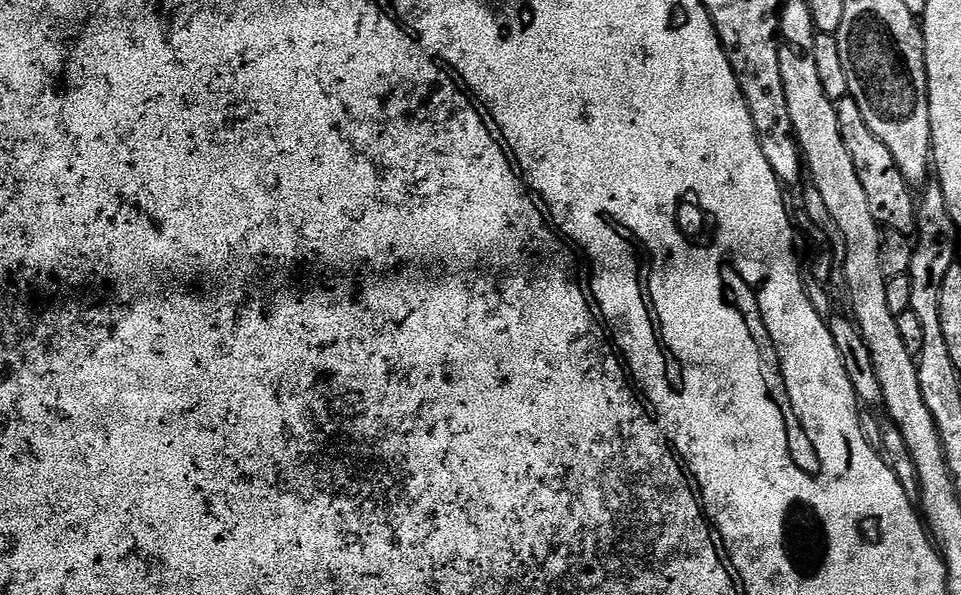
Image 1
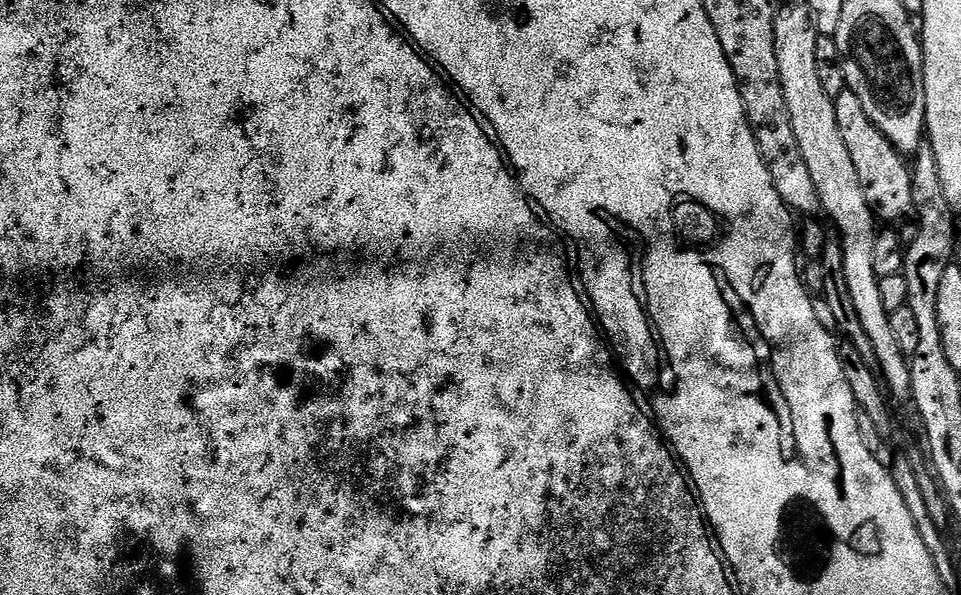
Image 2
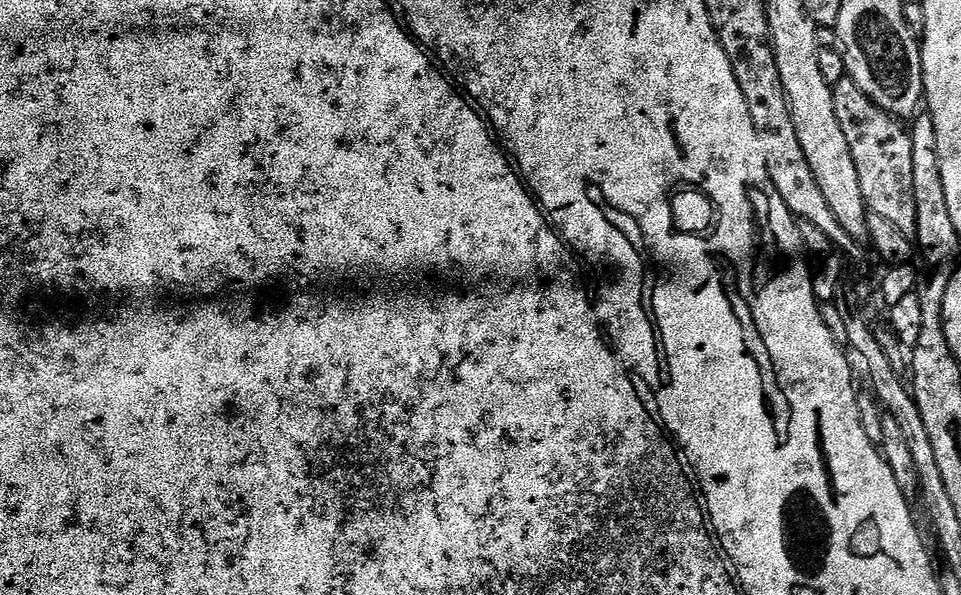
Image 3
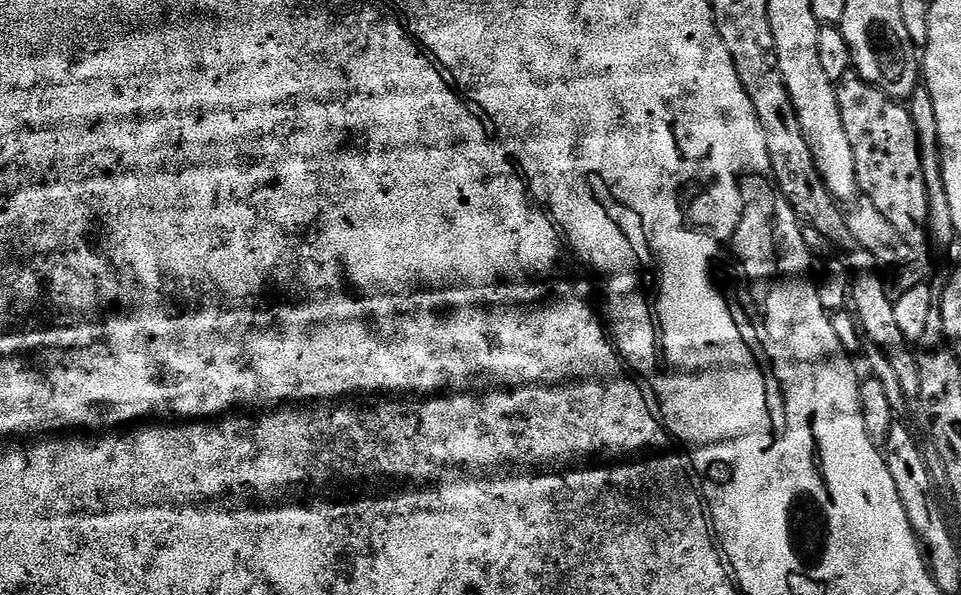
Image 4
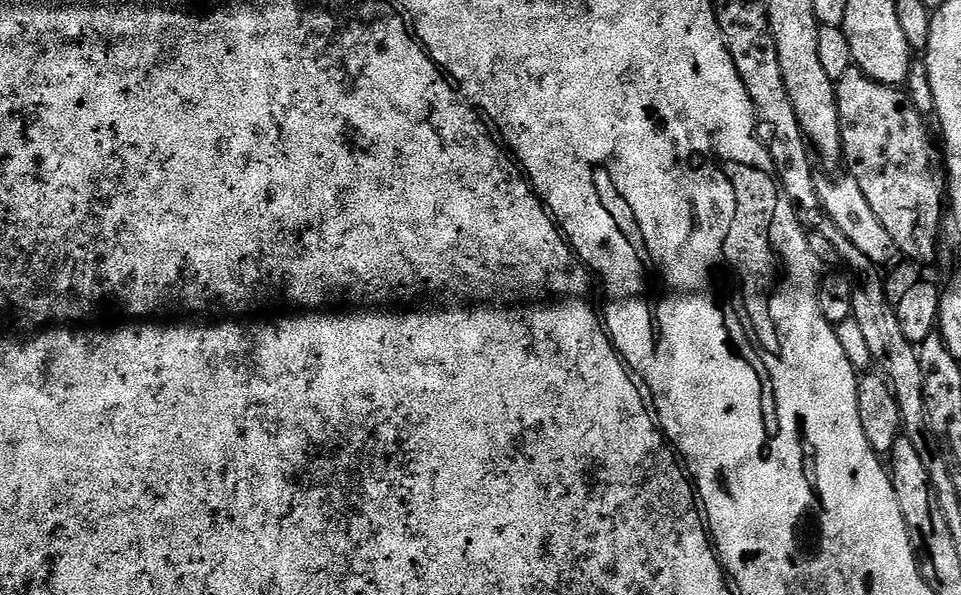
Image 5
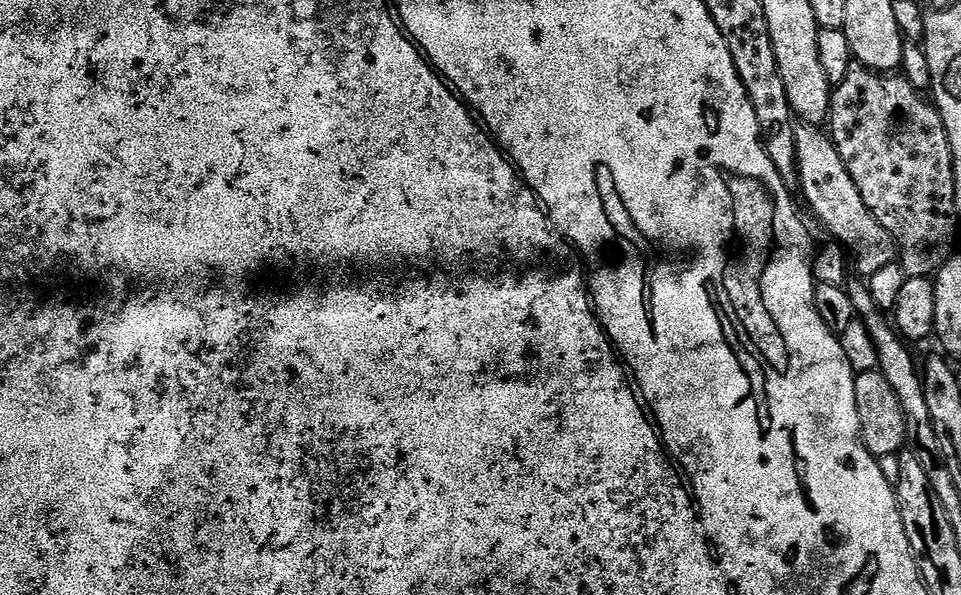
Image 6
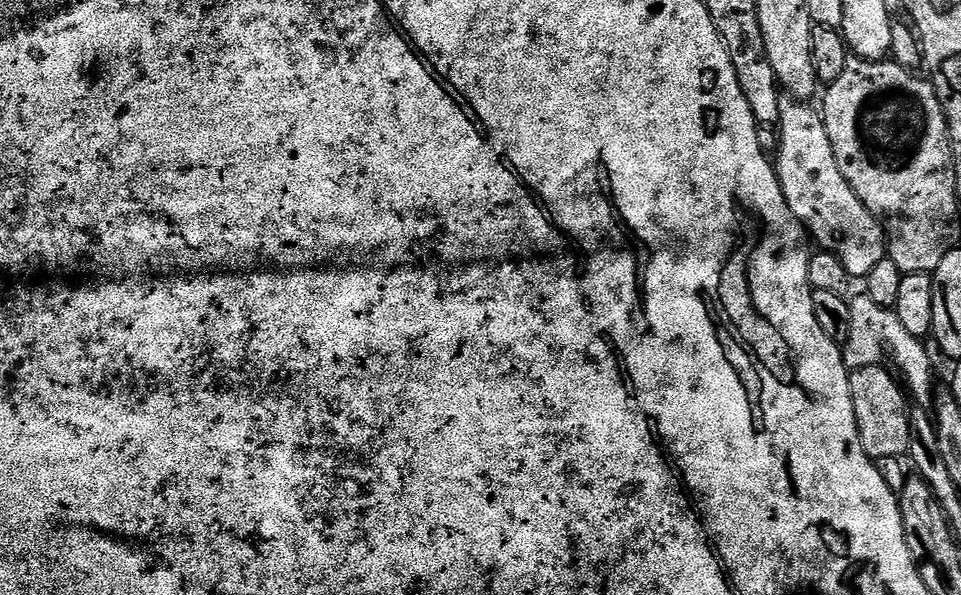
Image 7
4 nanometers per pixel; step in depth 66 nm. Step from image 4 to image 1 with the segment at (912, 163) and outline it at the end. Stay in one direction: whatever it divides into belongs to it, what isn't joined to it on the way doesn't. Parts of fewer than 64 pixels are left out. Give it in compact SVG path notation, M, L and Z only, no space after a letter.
M844 96L835 101L840 113L840 129L842 142L846 142L846 150L850 150L850 162L854 162L854 170L858 170L858 182L862 182L862 190L866 194L866 202L870 205L870 214L874 214L881 229L898 230L903 236L911 237L916 231L917 201L912 198L913 189L902 178L902 170L894 162L894 154L890 154L886 142L866 126L862 114L858 111L858 102L852 96Z

